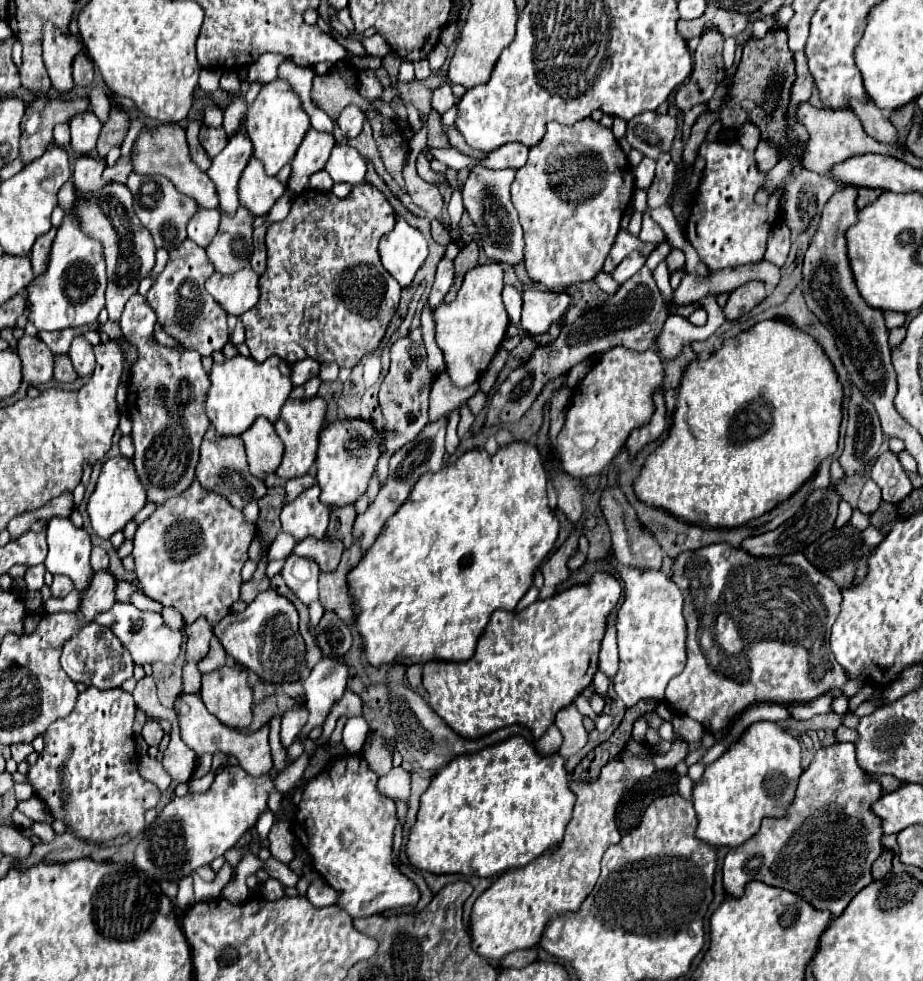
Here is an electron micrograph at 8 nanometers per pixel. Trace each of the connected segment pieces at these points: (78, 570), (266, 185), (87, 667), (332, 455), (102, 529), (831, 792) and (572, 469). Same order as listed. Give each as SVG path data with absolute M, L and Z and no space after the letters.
M52 517L48 521L48 555L44 567L52 575L68 575L74 581L74 589L82 595L90 589L94 577L90 551L92 541L86 529L74 527L70 519L62 517Z
M252 157L240 179L240 203L246 205L256 217L262 217L270 211L284 189L286 187L276 177L266 175L262 161Z
M96 621L86 623L74 637L70 637L64 643L60 661L70 679L74 679L76 683L94 685L100 689L120 687L126 679L134 675L134 661L130 657L130 651L122 645L122 641L112 633L110 627L102 627Z
M336 419L332 423L326 423L320 431L320 449L316 459L316 479L322 489L320 501L332 507L356 503L356 499L368 487L368 481L376 469L380 453L382 453L382 433L378 433L370 421Z
M114 457L108 459L102 467L102 473L98 477L96 483L96 491L92 493L90 501L88 501L88 515L92 521L92 529L102 537L102 539L110 539L112 533L122 531L126 527L126 523L146 505L146 489L140 483L134 463L132 459L126 457Z
M836 743L826 749L818 749L810 767L800 777L796 797L788 813L780 819L764 819L758 835L728 851L722 865L722 885L726 893L740 897L746 883L762 881L766 885L792 891L816 909L830 911L834 917L842 915L854 895L872 881L872 863L882 853L882 827L878 817L870 811L870 805L880 799L880 795L880 785L868 781L868 773L858 767L852 743Z
M614 347L604 353L572 393L564 427L556 437L560 469L574 479L586 479L608 467L624 447L630 431L650 421L654 413L652 395L662 385L662 379L662 363L652 349L638 353Z

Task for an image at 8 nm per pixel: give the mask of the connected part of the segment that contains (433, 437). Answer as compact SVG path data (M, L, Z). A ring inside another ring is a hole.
M442 417L438 421L432 421L428 423L414 441L406 443L398 453L394 453L394 457L390 459L390 471L388 471L388 477L380 489L380 493L376 495L376 499L370 503L368 511L364 515L358 517L358 521L354 523L354 537L362 535L362 553L372 545L372 541L378 537L380 529L384 527L386 519L390 519L396 509L408 499L414 483L418 481L420 475L424 473L434 473L434 471L440 471L442 469L442 457L446 453L444 449L444 435L446 435L446 423L448 423L448 417Z

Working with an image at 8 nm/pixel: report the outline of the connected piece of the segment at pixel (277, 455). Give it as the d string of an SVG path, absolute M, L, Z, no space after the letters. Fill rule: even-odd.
M258 417L252 427L242 433L250 473L258 479L274 473L282 461L284 445L274 431L274 425L266 417Z

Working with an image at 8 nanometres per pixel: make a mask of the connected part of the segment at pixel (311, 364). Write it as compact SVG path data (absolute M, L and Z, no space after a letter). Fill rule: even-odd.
M302 359L292 365L292 383L304 385L310 377L316 377L320 373L320 363L314 359Z

